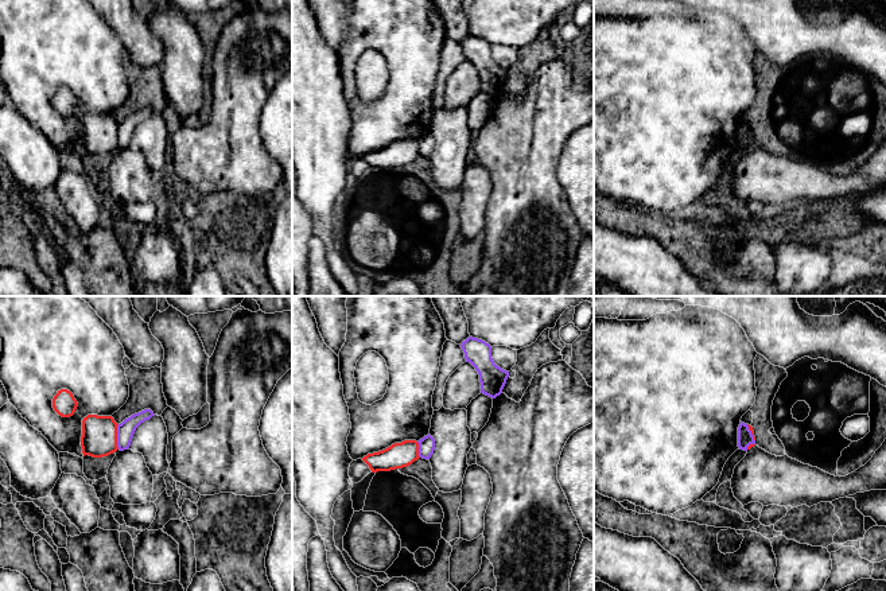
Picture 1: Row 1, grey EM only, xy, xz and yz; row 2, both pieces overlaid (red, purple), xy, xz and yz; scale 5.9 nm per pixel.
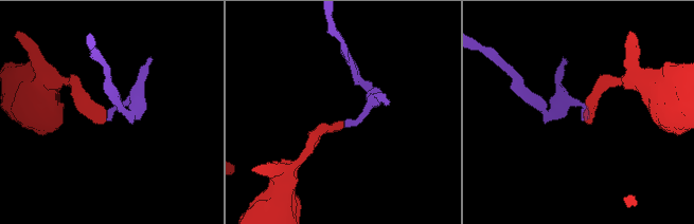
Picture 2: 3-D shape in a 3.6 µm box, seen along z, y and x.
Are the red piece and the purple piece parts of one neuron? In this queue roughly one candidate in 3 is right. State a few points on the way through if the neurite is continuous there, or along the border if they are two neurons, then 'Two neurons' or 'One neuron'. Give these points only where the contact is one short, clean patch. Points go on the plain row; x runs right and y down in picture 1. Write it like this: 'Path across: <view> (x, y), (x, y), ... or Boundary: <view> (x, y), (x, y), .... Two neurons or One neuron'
Two neurons

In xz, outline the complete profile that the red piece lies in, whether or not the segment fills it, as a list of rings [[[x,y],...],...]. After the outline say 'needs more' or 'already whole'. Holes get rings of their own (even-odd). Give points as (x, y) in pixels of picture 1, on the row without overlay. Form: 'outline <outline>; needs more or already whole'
outline [[[404,139],[382,149],[368,152],[362,159],[372,171],[377,171],[407,166],[419,156],[419,141],[416,139]]]; already whole

